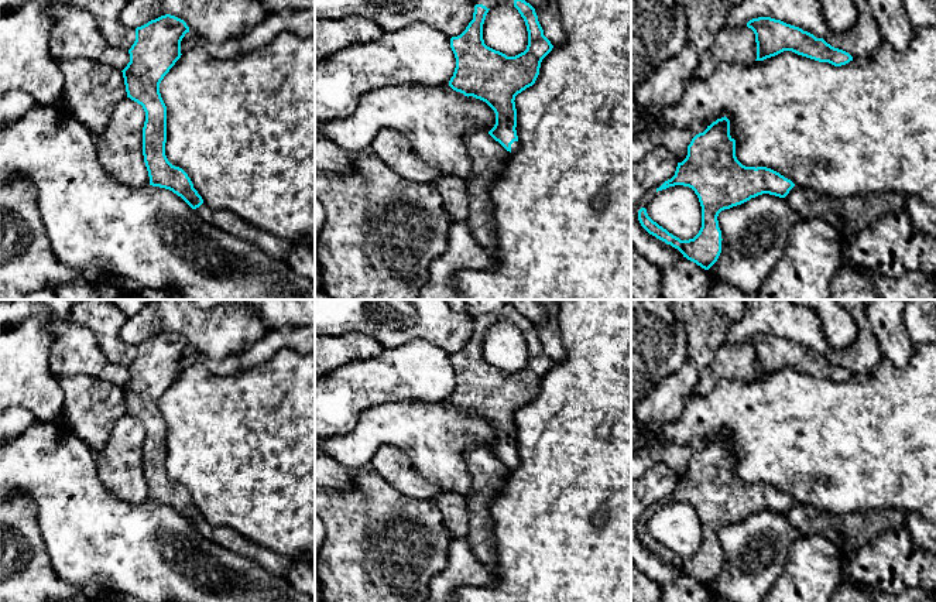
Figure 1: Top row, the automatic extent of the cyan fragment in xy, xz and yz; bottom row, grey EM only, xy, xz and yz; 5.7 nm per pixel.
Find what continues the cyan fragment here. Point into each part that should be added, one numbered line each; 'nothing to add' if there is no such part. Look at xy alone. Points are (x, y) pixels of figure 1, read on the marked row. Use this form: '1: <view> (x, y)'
1: xy (277, 248)

